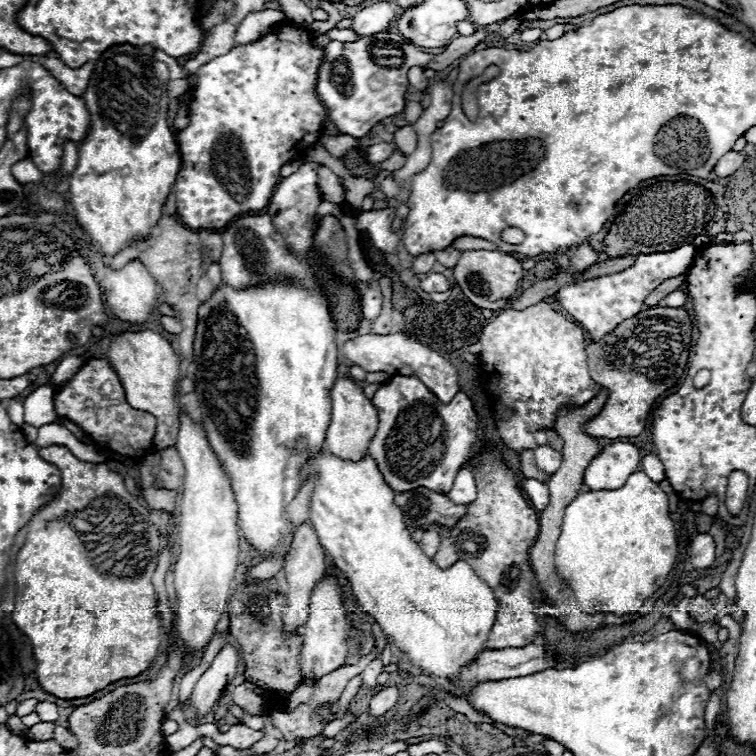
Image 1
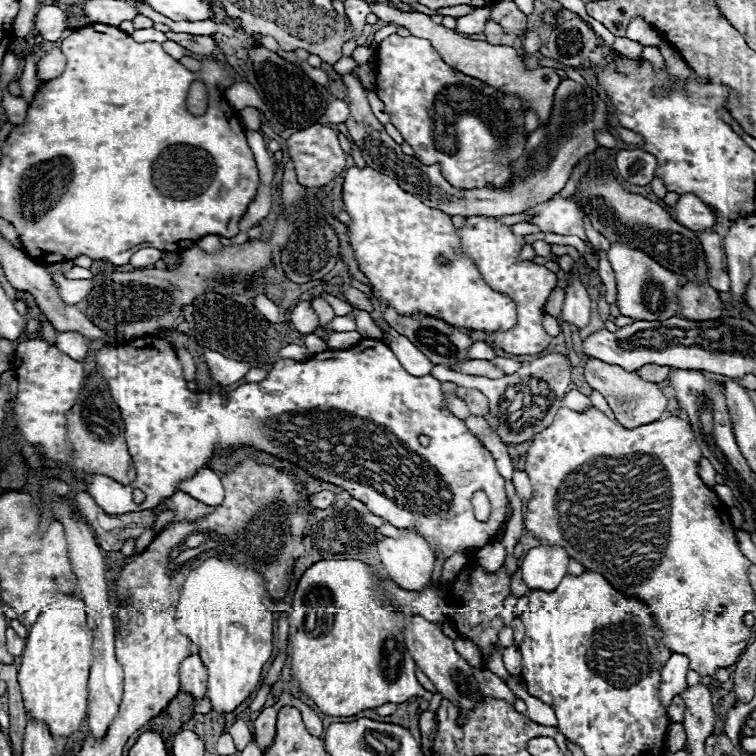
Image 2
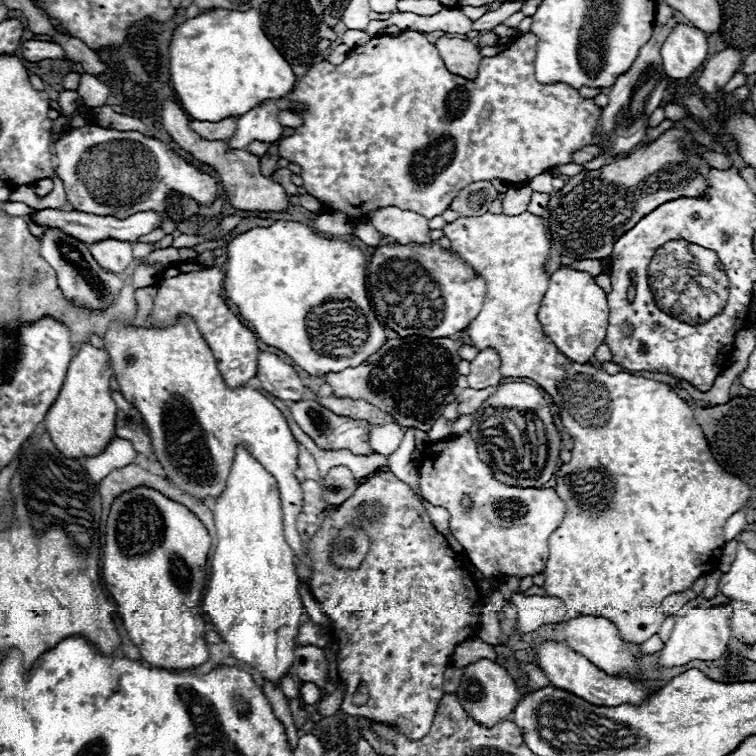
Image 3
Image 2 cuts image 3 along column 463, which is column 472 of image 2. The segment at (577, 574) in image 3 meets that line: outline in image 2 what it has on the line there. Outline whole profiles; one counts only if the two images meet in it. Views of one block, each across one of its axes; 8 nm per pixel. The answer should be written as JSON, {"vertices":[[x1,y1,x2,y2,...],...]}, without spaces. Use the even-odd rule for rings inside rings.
{"vertices":[[470,216,466,224,458,230,458,234,460,234,464,254,468,254,476,262,478,270,484,274,484,280,494,290,508,294,516,302,516,308,518,308,518,324,506,332,492,332,488,336,488,342,494,348,502,348,504,352,510,352,510,354,542,352,552,340,552,336,546,334,546,330,542,328,542,314,544,314,544,304,546,304,548,294,556,288,556,274,550,272,546,266,536,264,532,260,518,262,522,236,514,236,506,224,492,222,482,216]]}

